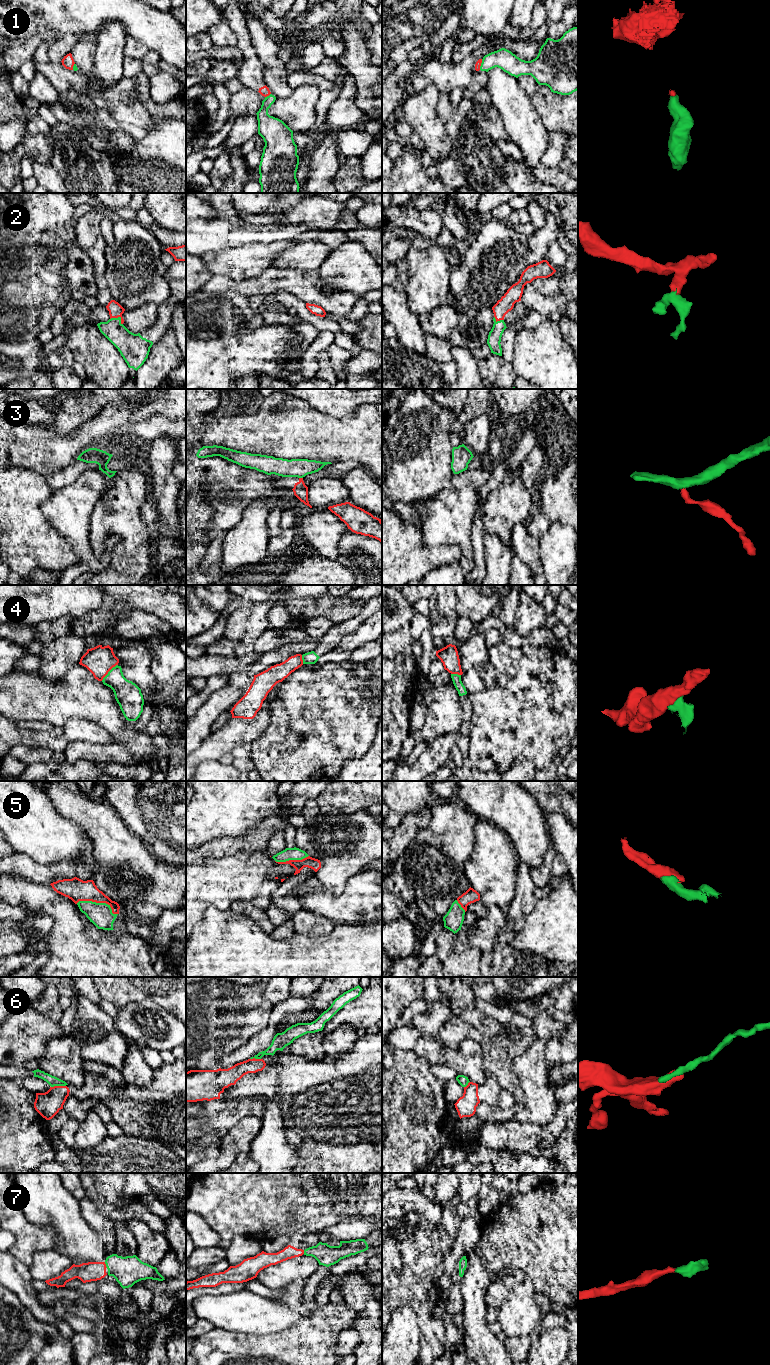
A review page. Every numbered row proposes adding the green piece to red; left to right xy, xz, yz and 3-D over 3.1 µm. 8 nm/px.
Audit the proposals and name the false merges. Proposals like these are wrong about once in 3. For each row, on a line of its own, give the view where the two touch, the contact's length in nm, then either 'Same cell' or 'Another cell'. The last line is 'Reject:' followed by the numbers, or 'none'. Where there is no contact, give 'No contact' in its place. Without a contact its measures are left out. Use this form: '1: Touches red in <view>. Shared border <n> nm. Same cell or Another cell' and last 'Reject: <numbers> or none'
1: Touches red in xz. Shared border 60 nm. Same cell
2: Touches red in xy. Shared border 120 nm. Same cell
3: Touches red in xz. Shared border 30 nm. Another cell
4: Touches red in xy. Shared border 190 nm. Another cell
5: Touches red in xy. Shared border 340 nm. Same cell
6: Touches red in xy. Shared border 120 nm. Another cell
7: Touches red in xy. Shared border 50 nm. Same cell
Reject: 3, 4, 6

